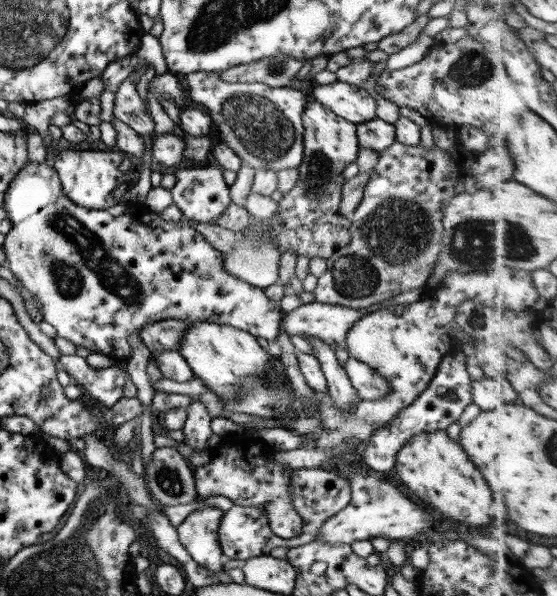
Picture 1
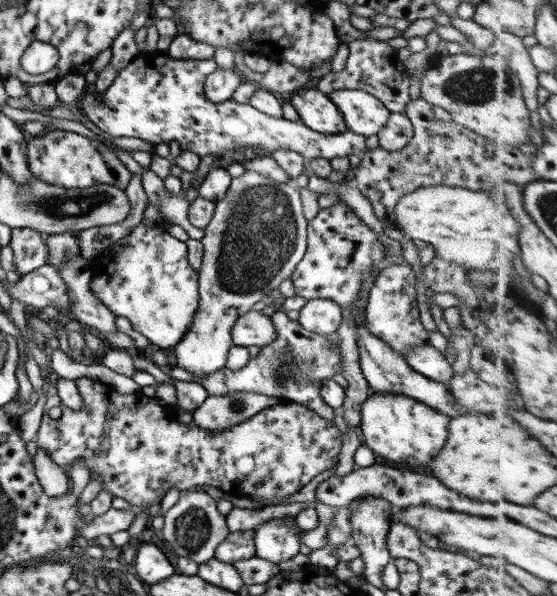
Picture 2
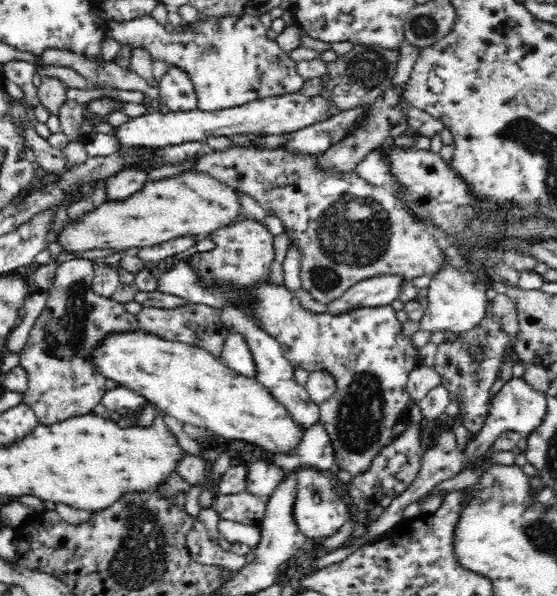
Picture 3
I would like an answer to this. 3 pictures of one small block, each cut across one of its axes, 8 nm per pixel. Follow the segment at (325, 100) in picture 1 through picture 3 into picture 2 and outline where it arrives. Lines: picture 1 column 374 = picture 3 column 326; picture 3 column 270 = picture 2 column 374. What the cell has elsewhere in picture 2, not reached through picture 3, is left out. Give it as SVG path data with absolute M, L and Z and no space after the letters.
M337 90L329 95L344 117L348 130L362 136L378 134L387 123L390 112L380 100L365 90Z

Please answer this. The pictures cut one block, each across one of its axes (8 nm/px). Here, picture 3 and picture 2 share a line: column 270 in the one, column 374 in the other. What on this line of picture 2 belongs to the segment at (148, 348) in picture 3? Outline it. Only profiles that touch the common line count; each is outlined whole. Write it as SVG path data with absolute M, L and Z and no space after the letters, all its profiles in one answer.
M390 392L370 393L368 400L362 404L361 423L362 434L364 434L364 444L378 456L391 460L394 464L406 464L406 466L418 469L418 466L426 468L444 446L448 440L448 426L450 417L434 410L432 407L418 402L414 398L406 397L402 394L392 394Z

